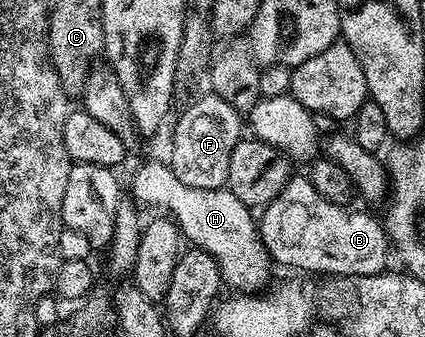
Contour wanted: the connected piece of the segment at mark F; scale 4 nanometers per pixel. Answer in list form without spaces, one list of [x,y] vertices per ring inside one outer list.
[[[205,93],[174,123],[174,140],[170,143],[168,165],[192,189],[225,187],[232,161],[232,149],[244,137],[243,116],[219,95]]]

